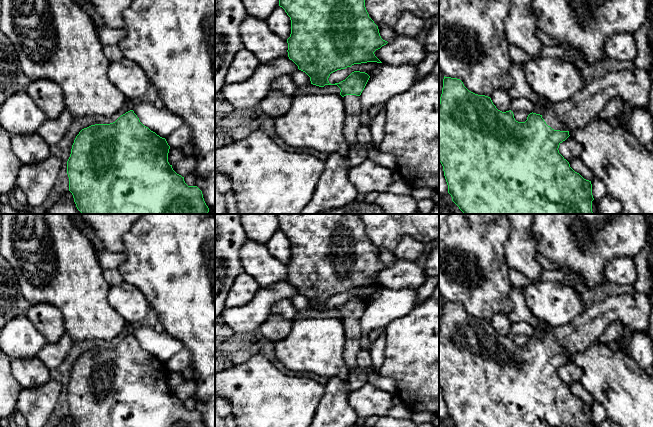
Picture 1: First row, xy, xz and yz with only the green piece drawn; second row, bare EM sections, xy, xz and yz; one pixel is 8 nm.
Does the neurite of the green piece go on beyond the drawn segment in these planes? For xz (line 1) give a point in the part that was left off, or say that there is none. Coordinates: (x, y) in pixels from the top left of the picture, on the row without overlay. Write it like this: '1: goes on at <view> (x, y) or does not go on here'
1: goes on at xz (353, 333)

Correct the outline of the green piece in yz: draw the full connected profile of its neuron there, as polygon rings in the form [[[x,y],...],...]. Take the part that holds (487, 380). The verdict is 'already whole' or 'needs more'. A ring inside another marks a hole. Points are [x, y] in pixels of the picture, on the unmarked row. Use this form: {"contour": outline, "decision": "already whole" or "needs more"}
{"contour": [[[634,291],[618,296],[609,296],[604,300],[587,307],[580,315],[576,316],[570,323],[551,328],[544,333],[542,338],[530,337],[525,346],[518,346],[511,334],[502,336],[496,332],[490,321],[478,319],[469,315],[460,303],[445,301],[443,303],[442,318],[439,327],[439,385],[443,390],[444,400],[448,409],[448,417],[454,427],[592,427],[591,405],[584,403],[575,396],[569,386],[559,377],[559,369],[570,359],[571,354],[586,350],[592,343],[599,340],[606,328],[615,320],[619,320],[630,330],[647,332],[650,322],[652,304],[650,297],[646,294]]], "decision": "needs more"}

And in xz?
{"contour": [[[277,214],[279,219],[279,230],[282,231],[291,244],[291,258],[287,263],[288,281],[298,293],[305,296],[311,308],[324,311],[325,309],[337,309],[343,321],[345,330],[345,347],[343,358],[346,365],[352,370],[357,365],[357,355],[361,348],[361,326],[360,319],[364,314],[370,300],[365,296],[354,295],[345,304],[331,308],[328,302],[331,297],[351,291],[354,288],[367,286],[382,287],[374,276],[386,269],[388,266],[380,260],[378,250],[369,241],[365,231],[365,224],[358,214]]], "decision": "needs more"}

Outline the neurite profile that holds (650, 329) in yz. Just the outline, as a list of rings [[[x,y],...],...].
[[[652,286],[652,290],[651,290],[650,301],[652,304],[652,309],[651,309],[651,316],[650,316],[650,322],[649,322],[649,327],[648,327],[647,333],[651,337],[652,343],[653,343],[653,286]]]

